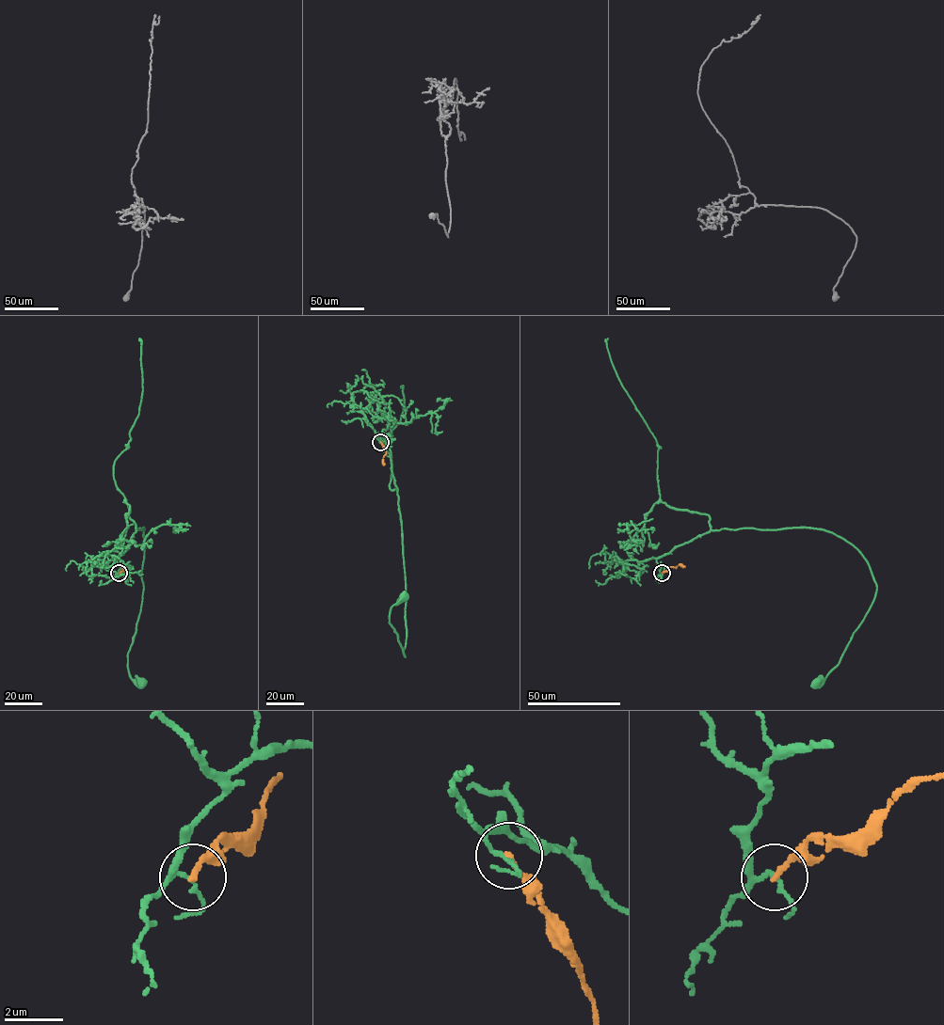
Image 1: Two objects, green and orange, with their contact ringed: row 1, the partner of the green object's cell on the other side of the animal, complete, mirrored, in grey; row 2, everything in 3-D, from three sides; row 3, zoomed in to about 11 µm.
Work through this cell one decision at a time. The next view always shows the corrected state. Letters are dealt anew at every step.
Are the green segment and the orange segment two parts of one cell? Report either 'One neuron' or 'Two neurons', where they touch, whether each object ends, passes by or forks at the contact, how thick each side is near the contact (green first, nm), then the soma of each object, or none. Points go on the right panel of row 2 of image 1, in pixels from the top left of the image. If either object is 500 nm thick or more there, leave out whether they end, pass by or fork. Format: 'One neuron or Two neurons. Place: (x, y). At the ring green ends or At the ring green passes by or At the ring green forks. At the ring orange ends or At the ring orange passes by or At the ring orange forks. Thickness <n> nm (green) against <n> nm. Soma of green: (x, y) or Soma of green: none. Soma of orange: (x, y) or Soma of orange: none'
Two neurons. Place: (662, 573). At the ring green passes by. At the ring orange ends. Thickness 110 nm (green) against 170 nm. Soma of green: (817, 682). Soma of orange: none

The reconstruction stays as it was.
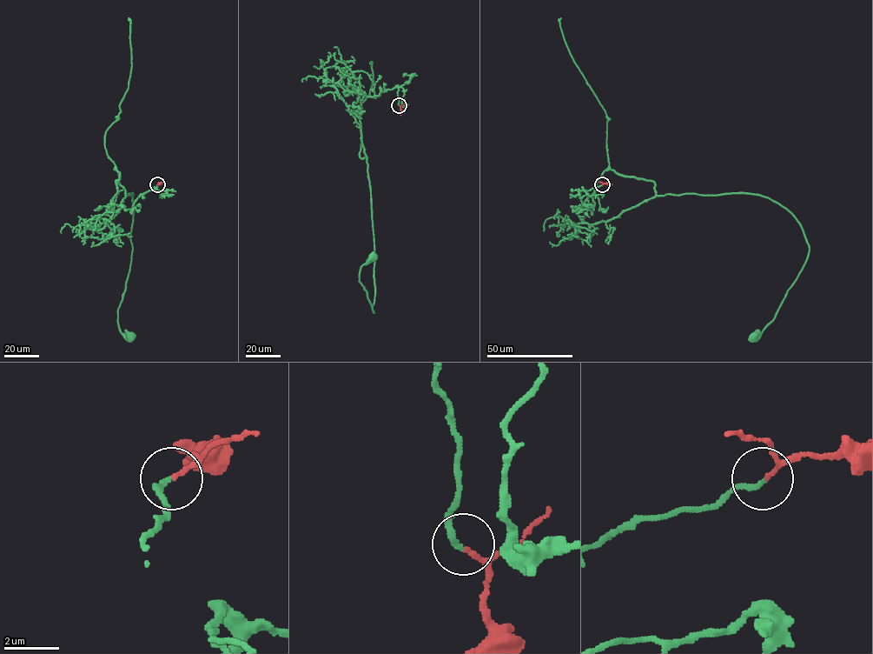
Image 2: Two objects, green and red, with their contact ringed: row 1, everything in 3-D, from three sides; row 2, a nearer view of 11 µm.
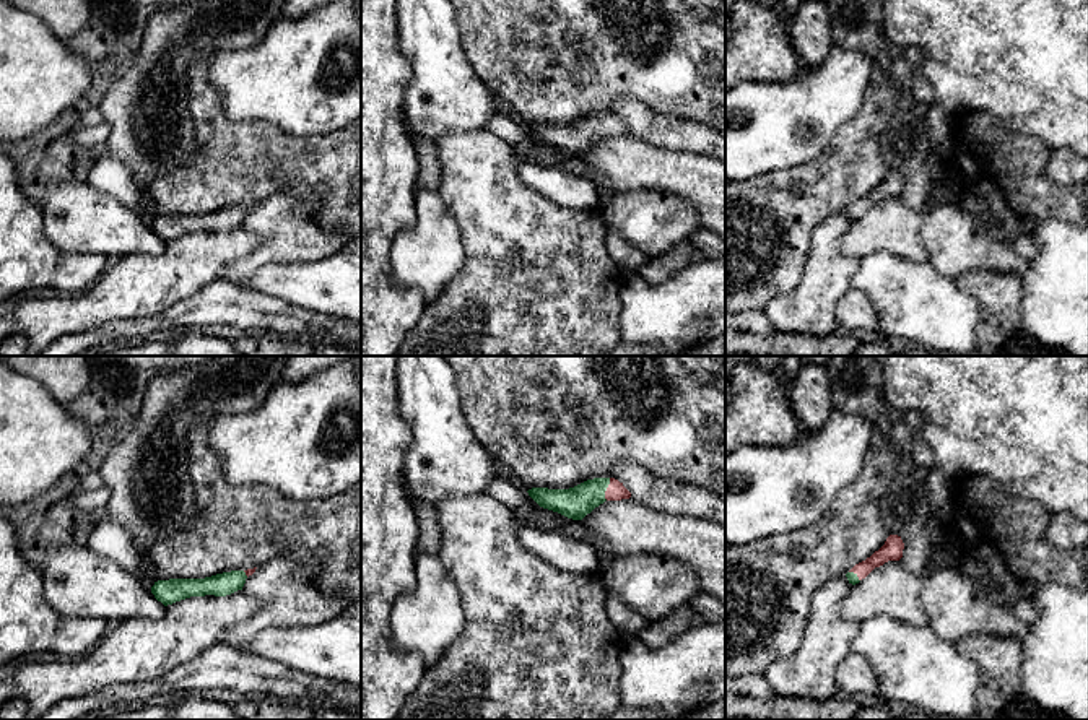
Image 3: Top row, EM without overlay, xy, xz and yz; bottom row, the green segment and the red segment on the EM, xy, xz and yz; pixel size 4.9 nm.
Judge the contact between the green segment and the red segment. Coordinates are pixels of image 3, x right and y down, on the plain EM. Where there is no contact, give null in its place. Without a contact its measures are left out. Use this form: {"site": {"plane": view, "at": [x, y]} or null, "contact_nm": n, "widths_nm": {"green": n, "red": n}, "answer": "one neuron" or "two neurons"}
{"site": {"plane": "xz", "at": [605, 125]}, "contact_nm": 110, "widths_nm": {"green": 160, "red": 90}, "answer": "one neuron"}

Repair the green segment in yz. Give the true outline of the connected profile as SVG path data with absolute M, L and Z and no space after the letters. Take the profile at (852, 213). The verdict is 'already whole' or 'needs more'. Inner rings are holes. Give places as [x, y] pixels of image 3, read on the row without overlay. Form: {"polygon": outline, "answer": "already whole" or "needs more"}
{"polygon": "M890 171L885 180L875 187L865 197L855 200L847 210L849 219L855 221L865 215L875 203L883 202L888 197L899 197L903 193L904 179L901 172Z", "answer": "needs more"}

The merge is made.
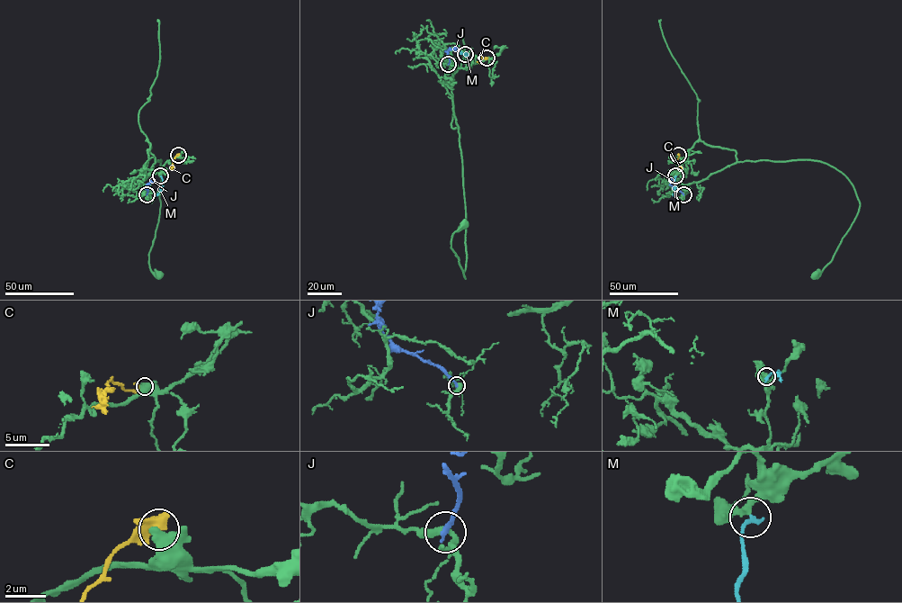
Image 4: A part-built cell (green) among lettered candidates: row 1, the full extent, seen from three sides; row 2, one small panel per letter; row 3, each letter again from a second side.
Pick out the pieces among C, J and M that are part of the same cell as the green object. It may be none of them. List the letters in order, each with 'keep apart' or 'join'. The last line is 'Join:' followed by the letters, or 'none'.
C: keep apart
J: keep apart
M: keep apart
Join: none

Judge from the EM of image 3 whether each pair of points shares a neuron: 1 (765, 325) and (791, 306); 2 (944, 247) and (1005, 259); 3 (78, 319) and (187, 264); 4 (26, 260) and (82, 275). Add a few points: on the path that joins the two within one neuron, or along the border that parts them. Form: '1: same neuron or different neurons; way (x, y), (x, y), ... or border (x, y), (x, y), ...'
1: different neurons; border (761, 311), (774, 330)
2: same neuron; way (958, 247), (971, 247), (991, 254)
3: same neuron; way (106, 301), (135, 286), (160, 281)
4: same neuron; way (39, 264), (69, 272)

